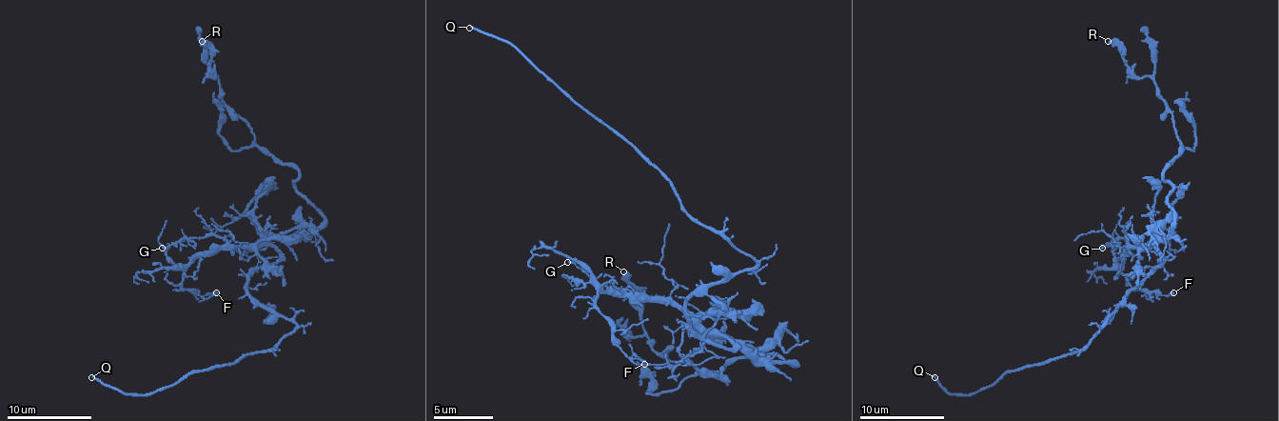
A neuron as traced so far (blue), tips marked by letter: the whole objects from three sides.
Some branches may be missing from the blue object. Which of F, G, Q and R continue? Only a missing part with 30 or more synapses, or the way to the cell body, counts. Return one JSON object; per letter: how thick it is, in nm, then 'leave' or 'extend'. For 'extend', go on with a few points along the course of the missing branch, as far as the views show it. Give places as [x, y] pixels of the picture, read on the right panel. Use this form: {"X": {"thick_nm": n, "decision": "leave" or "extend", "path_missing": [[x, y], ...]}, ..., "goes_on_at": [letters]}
{"F": {"thick_nm": 120, "decision": "leave"}, "G": {"thick_nm": 150, "decision": "leave"}, "Q": {"thick_nm": 150, "decision": "extend", "path_missing": [[934, 377], [931, 362]]}, "R": {"thick_nm": 440, "decision": "leave"}, "goes_on_at": ["Q"]}

